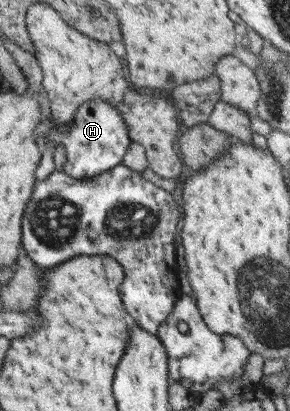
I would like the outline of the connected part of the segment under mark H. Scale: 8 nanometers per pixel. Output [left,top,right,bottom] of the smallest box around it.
[44,100,130,178]

